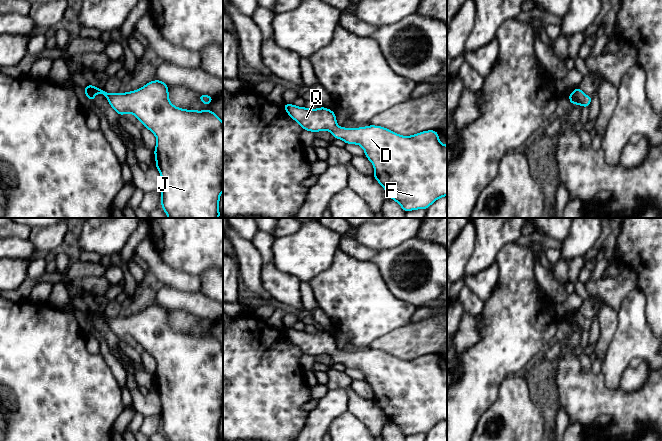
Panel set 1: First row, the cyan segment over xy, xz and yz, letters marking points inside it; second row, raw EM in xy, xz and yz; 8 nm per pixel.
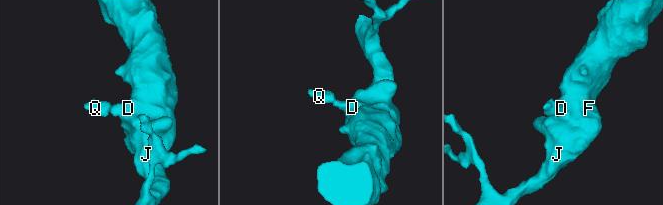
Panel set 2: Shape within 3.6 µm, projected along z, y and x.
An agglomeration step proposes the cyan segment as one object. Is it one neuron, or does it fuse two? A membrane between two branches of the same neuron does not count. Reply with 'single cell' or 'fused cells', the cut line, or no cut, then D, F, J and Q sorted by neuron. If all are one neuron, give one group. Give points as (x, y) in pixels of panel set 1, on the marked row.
single cell | no cut | D F J Q

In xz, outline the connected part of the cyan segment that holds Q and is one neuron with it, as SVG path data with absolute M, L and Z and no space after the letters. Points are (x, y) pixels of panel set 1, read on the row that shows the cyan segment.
M285 103L283 108L303 130L315 133L330 131L335 139L341 139L346 144L360 145L364 149L365 157L374 166L374 178L404 212L426 210L437 199L447 196L447 145L440 142L437 131L428 130L412 136L402 136L375 125L349 129L339 127L335 113L325 107L308 109Z

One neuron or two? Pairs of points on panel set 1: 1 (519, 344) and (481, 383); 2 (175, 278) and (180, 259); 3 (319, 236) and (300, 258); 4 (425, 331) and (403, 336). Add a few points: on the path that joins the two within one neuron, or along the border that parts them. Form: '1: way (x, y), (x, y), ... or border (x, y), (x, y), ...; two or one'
1: way (509, 354), (491, 373); one
2: border (159, 255), (165, 263), (177, 270), (199, 274); two
3: way (314, 241), (313, 245), (305, 253); one
4: way (420, 336), (408, 336); one

